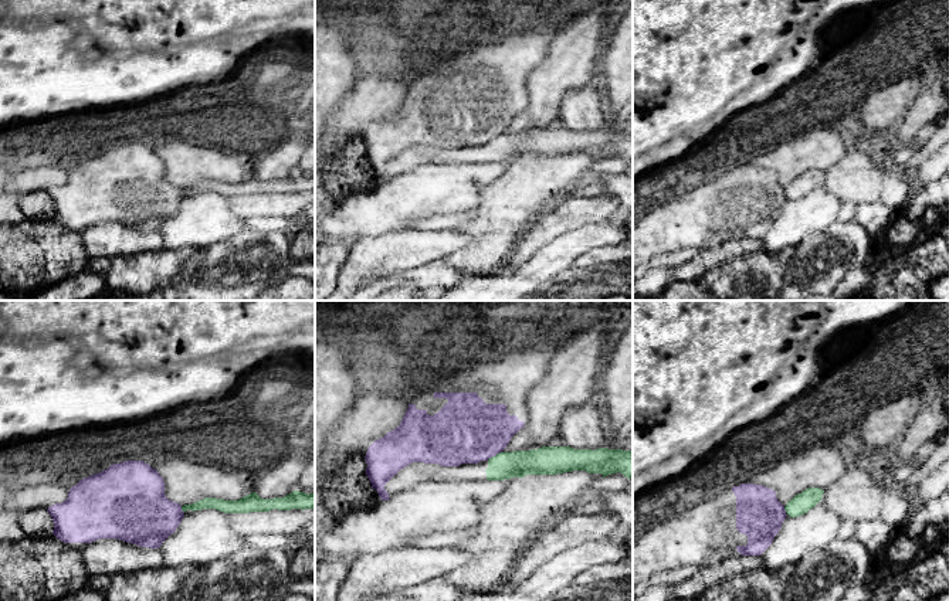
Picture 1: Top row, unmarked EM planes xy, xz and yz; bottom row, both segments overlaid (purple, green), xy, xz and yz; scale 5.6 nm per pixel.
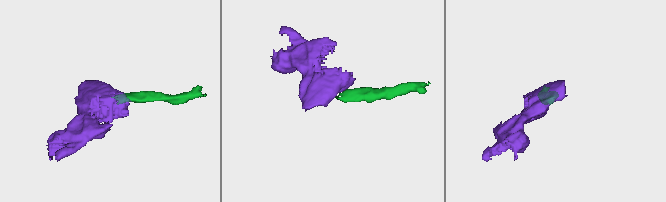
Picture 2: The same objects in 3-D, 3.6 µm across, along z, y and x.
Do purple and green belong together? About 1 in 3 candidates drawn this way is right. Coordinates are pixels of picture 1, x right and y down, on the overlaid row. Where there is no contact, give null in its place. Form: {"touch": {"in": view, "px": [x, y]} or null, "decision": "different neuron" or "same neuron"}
{"touch": {"in": "xz", "px": [494, 455]}, "decision": "different neuron"}

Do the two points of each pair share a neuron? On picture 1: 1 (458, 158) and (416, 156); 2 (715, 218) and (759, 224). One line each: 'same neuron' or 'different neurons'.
1: same neuron
2: same neuron

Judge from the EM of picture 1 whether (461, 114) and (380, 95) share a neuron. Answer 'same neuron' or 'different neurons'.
different neurons

